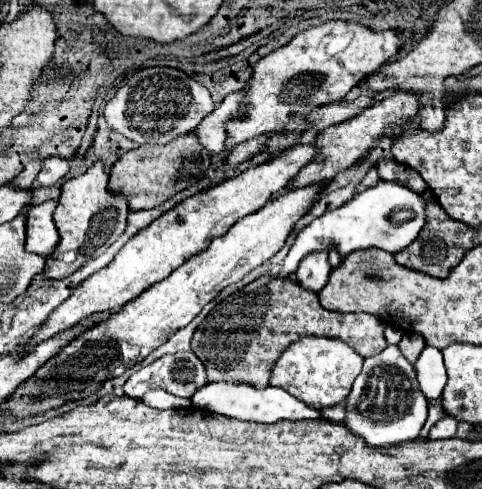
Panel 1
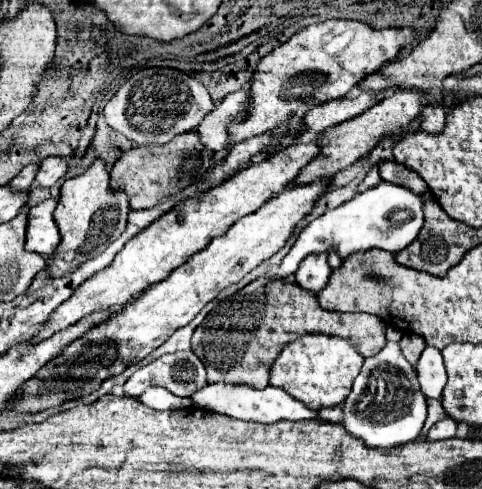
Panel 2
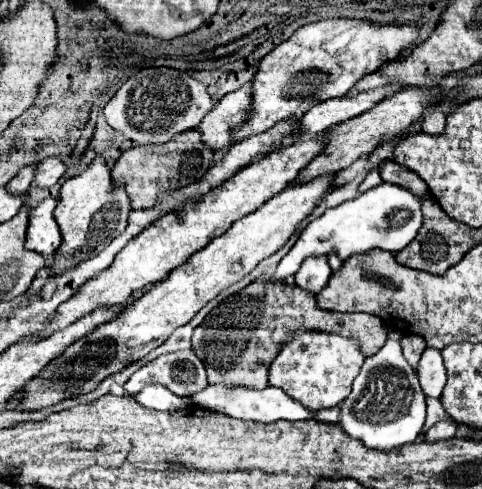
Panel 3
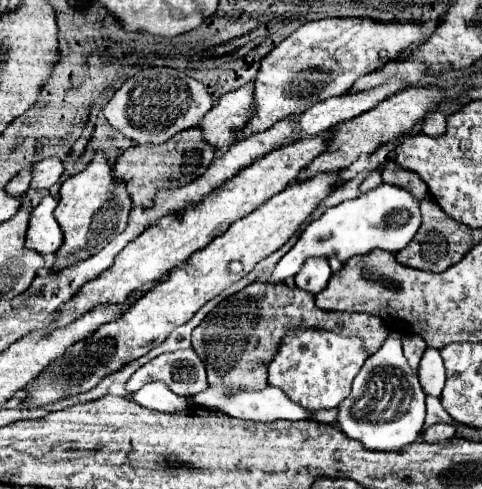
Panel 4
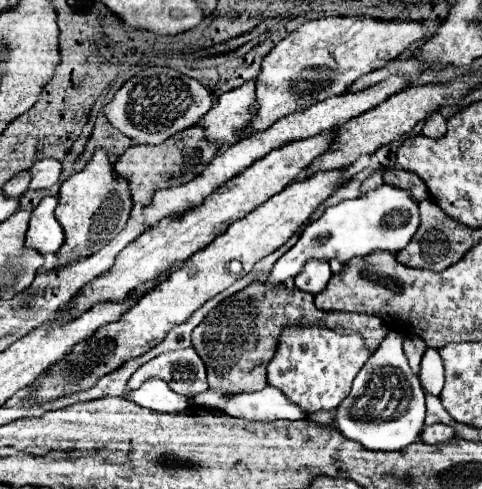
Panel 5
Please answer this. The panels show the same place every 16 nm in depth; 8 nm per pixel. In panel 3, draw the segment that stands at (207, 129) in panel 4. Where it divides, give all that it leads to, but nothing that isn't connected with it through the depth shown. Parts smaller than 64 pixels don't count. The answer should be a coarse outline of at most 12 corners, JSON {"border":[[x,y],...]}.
{"border":[[250,82],[226,94],[198,126],[214,150],[230,144],[230,126],[248,120]]}

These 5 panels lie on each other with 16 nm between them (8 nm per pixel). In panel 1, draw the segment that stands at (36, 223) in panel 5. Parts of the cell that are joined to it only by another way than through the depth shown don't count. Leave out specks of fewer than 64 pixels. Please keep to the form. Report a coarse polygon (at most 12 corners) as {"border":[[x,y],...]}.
{"border":[[56,200],[26,210],[26,250],[50,256],[60,240]]}

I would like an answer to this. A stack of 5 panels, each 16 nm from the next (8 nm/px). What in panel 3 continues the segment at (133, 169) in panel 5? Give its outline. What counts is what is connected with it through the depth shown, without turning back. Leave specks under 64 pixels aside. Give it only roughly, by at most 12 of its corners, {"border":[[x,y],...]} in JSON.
{"border":[[198,130],[126,150],[112,184],[132,208],[202,178],[214,152]]}

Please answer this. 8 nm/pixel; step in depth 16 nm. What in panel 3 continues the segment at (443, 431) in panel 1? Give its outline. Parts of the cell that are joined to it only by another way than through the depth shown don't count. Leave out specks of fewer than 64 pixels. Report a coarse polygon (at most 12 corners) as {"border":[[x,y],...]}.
{"border":[[454,420],[436,422],[424,436],[428,442],[448,440],[456,434]]}

